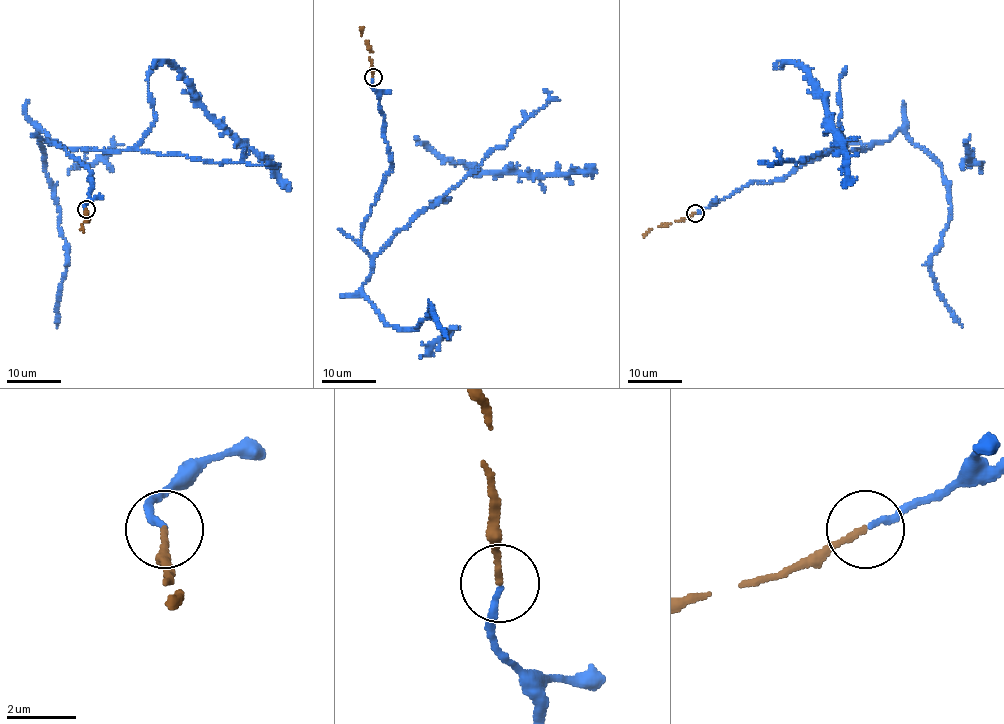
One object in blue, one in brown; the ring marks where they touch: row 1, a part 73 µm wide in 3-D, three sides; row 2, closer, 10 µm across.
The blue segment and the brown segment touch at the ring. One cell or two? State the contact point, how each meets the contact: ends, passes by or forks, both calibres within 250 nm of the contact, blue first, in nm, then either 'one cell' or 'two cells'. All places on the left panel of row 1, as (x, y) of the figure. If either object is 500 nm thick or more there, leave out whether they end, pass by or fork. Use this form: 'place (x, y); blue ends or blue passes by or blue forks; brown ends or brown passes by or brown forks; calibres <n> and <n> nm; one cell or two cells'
place (86, 209); blue ends; brown ends; calibres 180 and 160 nm; one cell

